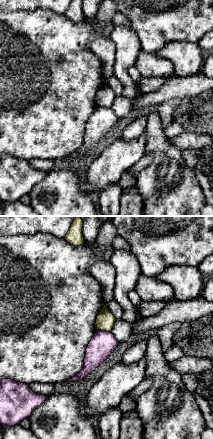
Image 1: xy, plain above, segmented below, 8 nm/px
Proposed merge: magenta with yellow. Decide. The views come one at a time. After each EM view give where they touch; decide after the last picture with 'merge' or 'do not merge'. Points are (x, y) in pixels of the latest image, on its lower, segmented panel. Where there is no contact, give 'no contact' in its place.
meets magenta at (103, 331)

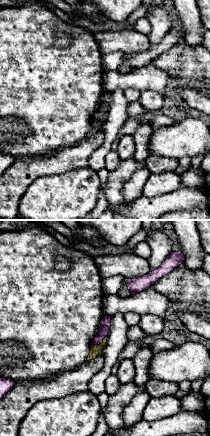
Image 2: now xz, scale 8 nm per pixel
meets magenta at (100, 343)

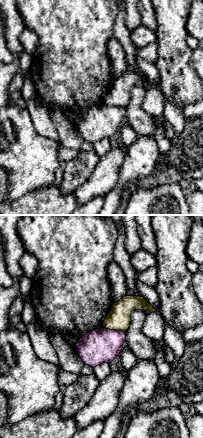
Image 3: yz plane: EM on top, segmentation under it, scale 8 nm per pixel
meets magenta at (114, 330)

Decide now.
do not merge

